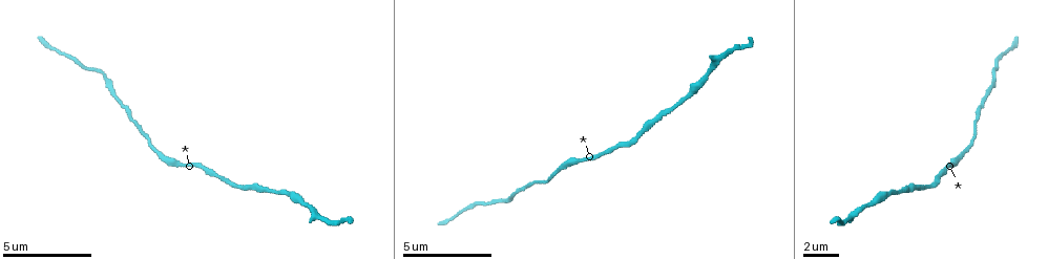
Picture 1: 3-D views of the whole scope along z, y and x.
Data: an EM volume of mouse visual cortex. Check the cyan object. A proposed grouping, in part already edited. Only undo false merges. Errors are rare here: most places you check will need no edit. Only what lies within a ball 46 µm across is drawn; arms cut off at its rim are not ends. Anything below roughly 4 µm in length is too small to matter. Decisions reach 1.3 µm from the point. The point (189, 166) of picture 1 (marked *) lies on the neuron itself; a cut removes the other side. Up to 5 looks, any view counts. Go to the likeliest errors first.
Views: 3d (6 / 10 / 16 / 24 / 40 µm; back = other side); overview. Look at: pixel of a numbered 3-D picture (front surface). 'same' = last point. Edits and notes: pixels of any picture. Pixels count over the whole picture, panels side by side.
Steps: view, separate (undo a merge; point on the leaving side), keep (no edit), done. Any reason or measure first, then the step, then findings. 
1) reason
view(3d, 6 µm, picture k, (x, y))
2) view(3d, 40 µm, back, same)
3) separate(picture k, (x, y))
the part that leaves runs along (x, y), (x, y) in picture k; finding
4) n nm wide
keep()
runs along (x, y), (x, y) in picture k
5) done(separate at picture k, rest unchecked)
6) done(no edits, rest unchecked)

sudden change in width
view(3d, 16 µm, picture 1, (849, 216))

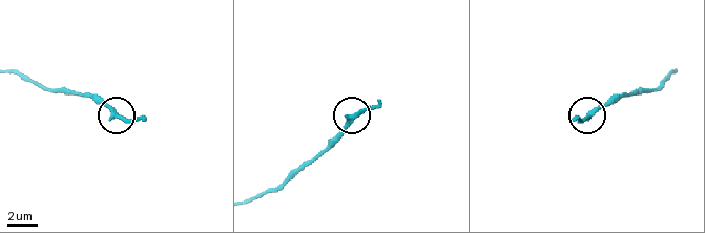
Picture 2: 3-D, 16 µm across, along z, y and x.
keep()
runs along (672, 72), (656, 87), (612, 97), (572, 120) in picture 2; continuous, no second neuron

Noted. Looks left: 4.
narrows sharply
view(3d, 16 µm, picture 1, (671, 108))

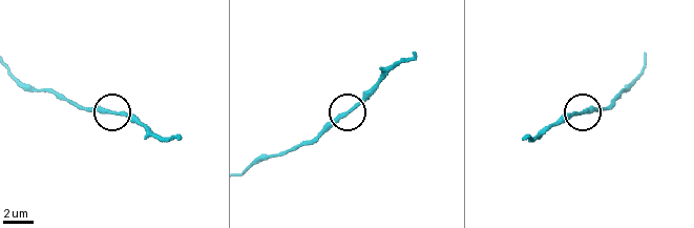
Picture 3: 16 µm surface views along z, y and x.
keep()
runs along (278, 152), (322, 133), (374, 86) in picture 3; all the same neuron

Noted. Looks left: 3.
view(3d, 10 µm, picture 1, (530, 184))

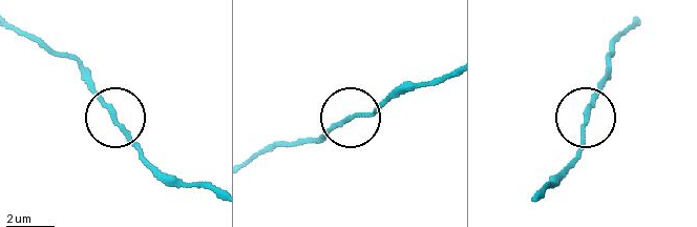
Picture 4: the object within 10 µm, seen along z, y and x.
keep()
runs along (427, 80), (399, 88), (374, 111), (352, 116), (317, 138) in picture 4; all the same neuron

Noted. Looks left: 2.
done(no edits, rest unchecked)

